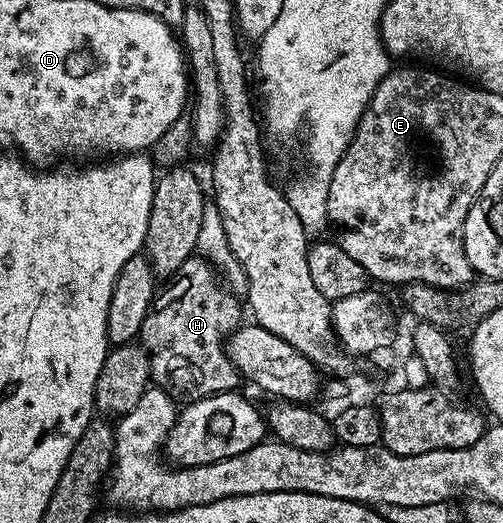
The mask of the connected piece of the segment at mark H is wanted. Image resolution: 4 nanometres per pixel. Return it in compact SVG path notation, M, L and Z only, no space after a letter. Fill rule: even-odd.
M198 254L188 257L184 266L176 270L176 274L167 284L170 285L163 292L161 289L155 295L152 311L148 318L144 318L140 337L148 353L151 381L178 402L189 402L235 391L239 387L240 377L236 366L232 366L224 345L243 323L243 305L238 305L237 298L229 292L231 289L220 279L214 265L208 260L203 260Z

